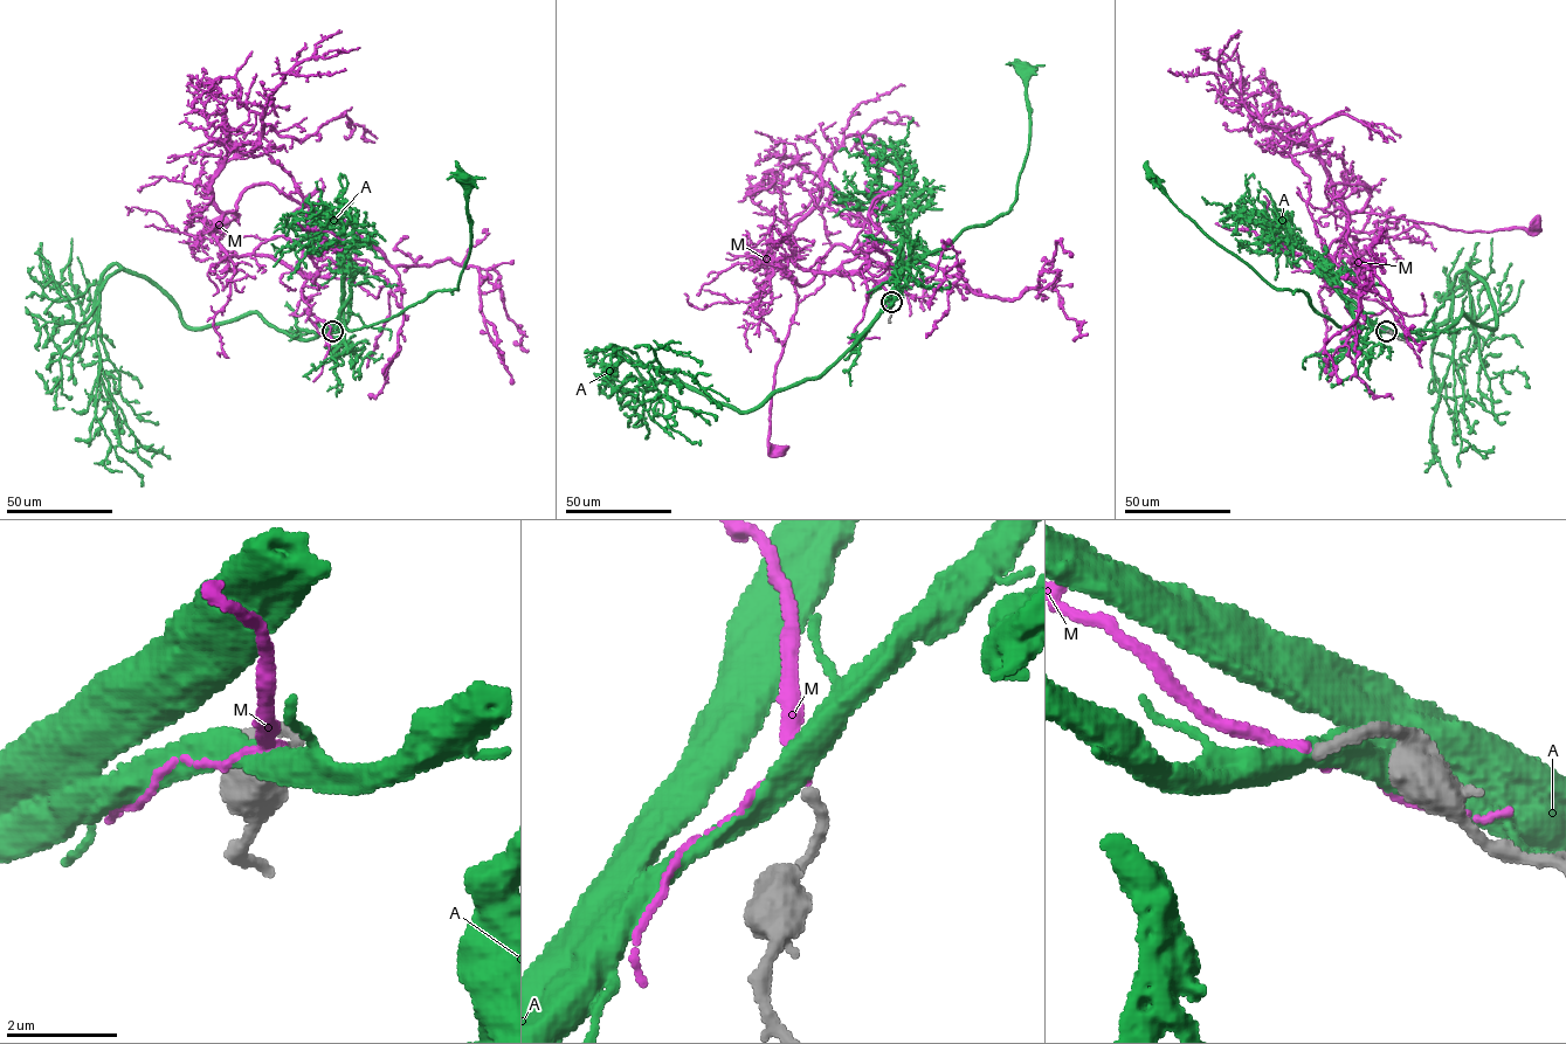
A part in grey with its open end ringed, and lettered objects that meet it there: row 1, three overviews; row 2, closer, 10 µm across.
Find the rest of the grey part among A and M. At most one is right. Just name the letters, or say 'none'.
M

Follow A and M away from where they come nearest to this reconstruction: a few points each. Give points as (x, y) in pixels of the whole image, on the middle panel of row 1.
A: (890, 302), (887, 303), (902, 268), (945, 248), (968, 227), (984, 226), (1009, 211), (1029, 130), (1021, 69)
M: (891, 302), (869, 262), (839, 272), (773, 262), (797, 299), (770, 414), (780, 451)

